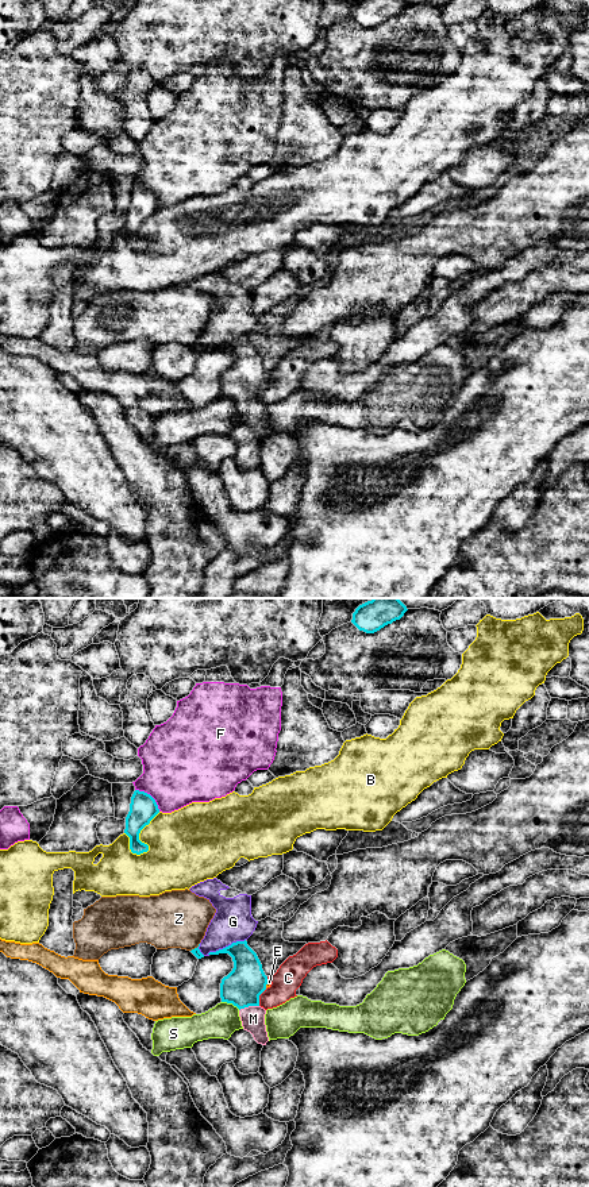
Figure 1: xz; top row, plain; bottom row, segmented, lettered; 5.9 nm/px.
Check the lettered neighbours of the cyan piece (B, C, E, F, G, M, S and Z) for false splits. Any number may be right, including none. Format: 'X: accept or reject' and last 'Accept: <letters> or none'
B: reject
C: reject
E: reject
F: reject
G: reject
M: accept
S: reject
Z: reject
Accept: M

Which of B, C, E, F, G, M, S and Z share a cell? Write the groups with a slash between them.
B / C / E / F / G / M / S / Z

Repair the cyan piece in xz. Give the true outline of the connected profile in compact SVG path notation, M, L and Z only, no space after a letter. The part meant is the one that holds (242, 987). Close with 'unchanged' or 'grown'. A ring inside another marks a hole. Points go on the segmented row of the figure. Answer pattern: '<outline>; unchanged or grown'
M246 940L208 955L219 953L228 953L234 961L232 971L220 983L222 1002L236 1006L243 1029L250 1032L258 1044L266 1045L269 1041L265 1025L266 1010L259 1006L259 995L266 990L267 976L257 953Z; grown

